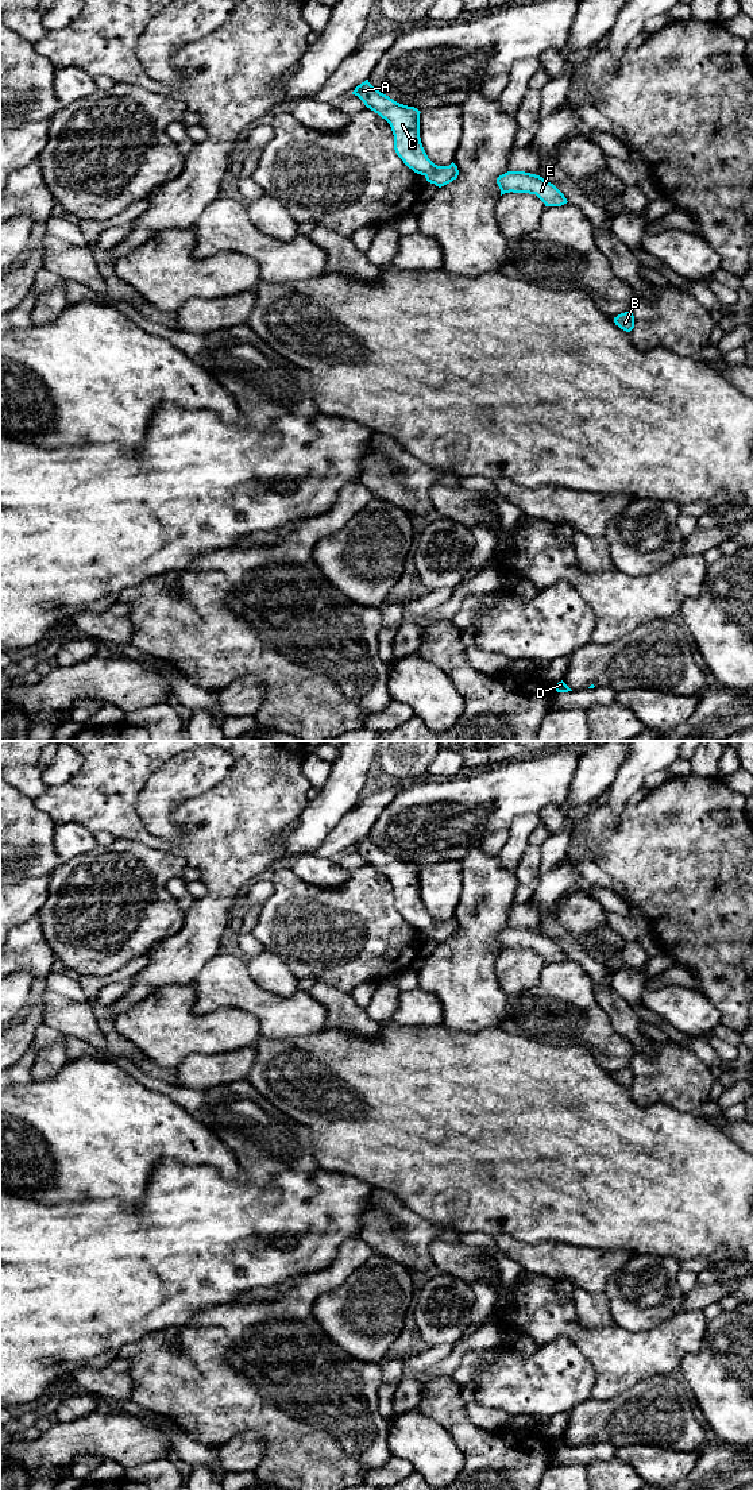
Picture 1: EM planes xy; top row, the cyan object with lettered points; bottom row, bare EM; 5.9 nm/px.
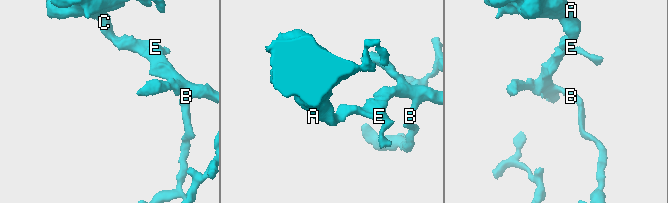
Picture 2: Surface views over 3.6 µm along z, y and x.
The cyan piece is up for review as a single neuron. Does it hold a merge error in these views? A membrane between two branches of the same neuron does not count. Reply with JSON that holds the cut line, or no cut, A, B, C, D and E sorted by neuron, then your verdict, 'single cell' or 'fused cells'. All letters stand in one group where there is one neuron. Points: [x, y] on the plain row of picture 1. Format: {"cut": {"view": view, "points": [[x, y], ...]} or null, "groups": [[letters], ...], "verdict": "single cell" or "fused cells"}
{"cut": null, "groups": [["A", "B", "C", "D", "E"]], "verdict": "single cell"}

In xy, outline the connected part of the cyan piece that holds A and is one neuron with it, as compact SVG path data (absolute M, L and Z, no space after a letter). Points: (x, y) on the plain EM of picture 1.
M368 835L358 841L352 850L390 880L394 906L409 925L439 943L457 934L459 926L453 918L449 922L437 922L428 914L420 893L421 868L417 864L394 857L375 845Z

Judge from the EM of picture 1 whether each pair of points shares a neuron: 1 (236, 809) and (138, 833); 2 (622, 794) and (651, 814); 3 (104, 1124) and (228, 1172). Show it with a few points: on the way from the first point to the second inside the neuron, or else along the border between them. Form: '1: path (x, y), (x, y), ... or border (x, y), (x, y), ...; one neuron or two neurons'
1: path (212, 833), (199, 846), (169, 846), (162, 842); one neuron
2: border (629, 805), (622, 811), (614, 833); two neurons
3: path (135, 1128), (162, 1128), (197, 1143); one neuron

